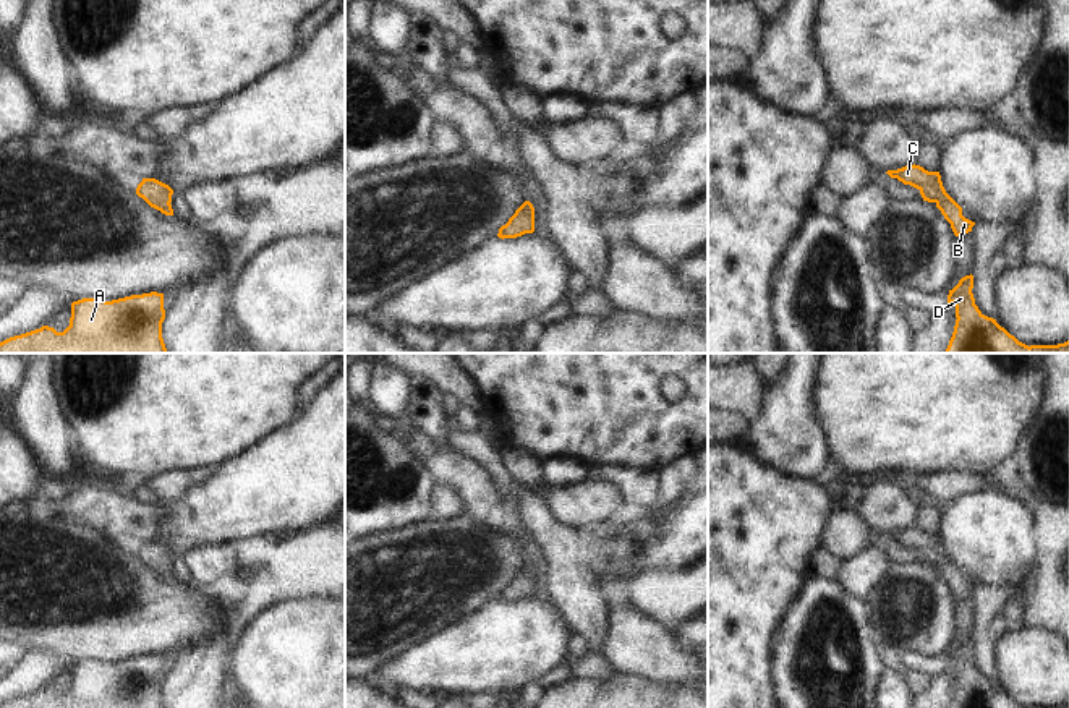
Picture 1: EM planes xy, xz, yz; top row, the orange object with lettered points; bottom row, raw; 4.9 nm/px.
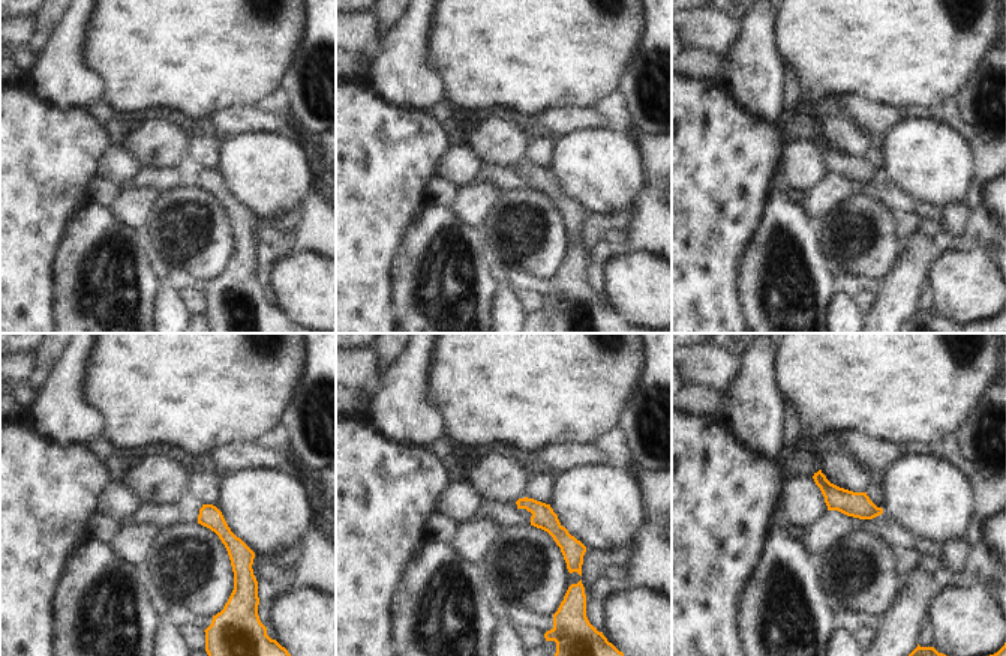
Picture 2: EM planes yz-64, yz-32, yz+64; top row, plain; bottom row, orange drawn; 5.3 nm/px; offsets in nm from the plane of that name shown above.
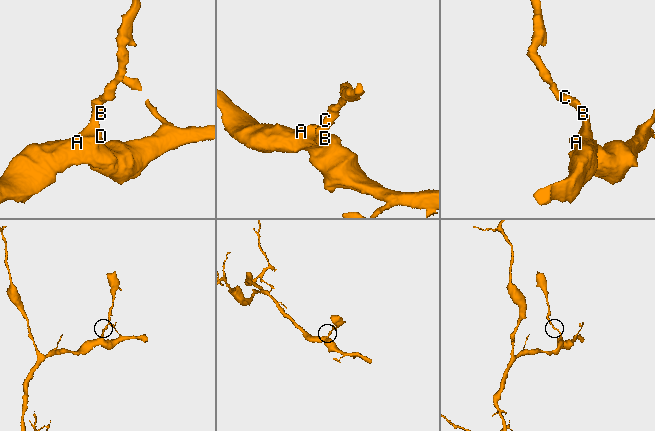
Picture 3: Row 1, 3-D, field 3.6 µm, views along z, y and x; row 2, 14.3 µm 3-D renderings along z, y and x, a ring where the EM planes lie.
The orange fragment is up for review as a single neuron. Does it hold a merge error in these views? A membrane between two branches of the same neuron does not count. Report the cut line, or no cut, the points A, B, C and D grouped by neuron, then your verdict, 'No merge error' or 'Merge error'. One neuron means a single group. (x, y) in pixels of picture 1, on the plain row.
No split. Groups: A B C D. No merge error

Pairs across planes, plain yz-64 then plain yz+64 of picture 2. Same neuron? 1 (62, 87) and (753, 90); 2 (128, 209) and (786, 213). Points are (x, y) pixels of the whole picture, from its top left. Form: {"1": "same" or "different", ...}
{"1": "same", "2": "different"}

